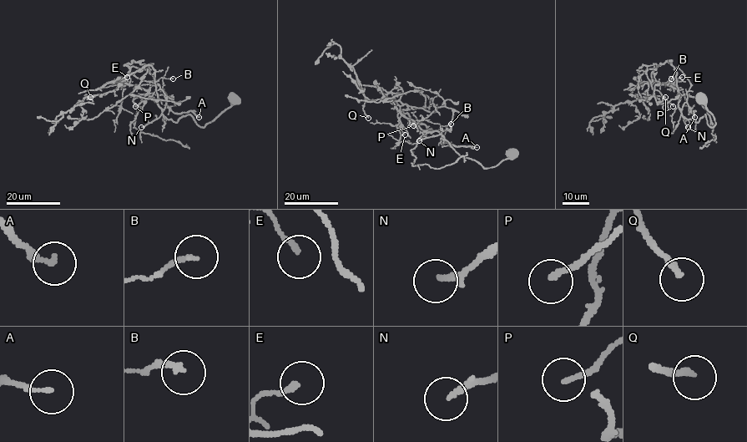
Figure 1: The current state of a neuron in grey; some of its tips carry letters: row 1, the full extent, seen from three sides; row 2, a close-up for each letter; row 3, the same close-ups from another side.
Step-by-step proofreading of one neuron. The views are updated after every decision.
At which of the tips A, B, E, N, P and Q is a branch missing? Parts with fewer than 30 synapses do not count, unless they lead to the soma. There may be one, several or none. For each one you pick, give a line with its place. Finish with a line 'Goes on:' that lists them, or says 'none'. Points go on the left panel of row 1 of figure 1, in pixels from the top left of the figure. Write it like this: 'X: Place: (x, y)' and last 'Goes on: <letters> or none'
P: Place: (135, 106)
Q: Place: (90, 97)
Goes on: P, Q

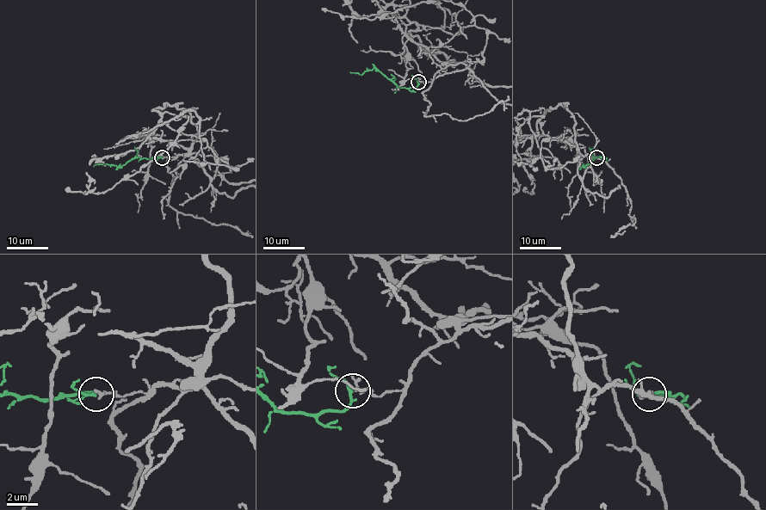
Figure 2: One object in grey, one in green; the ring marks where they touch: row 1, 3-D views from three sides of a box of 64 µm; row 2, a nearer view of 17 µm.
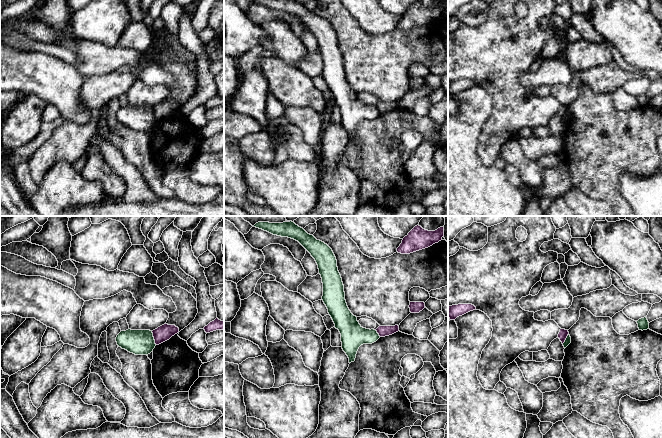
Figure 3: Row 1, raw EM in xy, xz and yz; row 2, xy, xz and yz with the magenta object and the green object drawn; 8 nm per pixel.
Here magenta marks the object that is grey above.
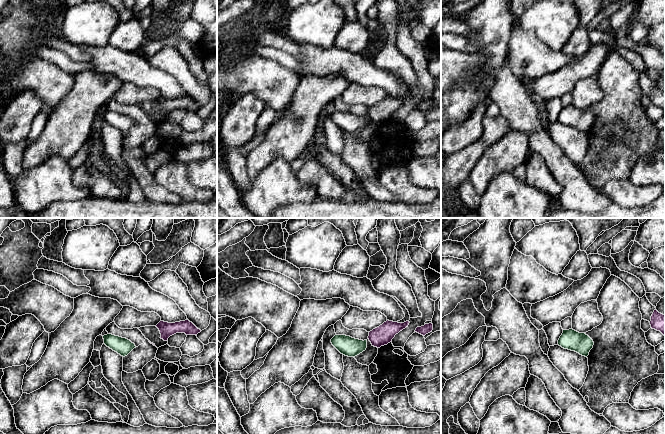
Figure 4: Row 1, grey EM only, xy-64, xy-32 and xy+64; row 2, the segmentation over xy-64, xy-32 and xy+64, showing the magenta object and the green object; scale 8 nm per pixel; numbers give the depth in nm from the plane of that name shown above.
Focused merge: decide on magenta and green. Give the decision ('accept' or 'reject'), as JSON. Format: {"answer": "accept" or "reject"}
{"answer": "reject"}

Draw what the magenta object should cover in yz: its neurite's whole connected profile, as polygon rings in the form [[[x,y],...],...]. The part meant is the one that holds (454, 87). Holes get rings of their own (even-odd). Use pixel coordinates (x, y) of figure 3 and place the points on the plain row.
[[[458,80],[449,82],[448,92],[450,96],[455,96],[457,93],[462,92],[470,87],[476,86],[472,80]]]

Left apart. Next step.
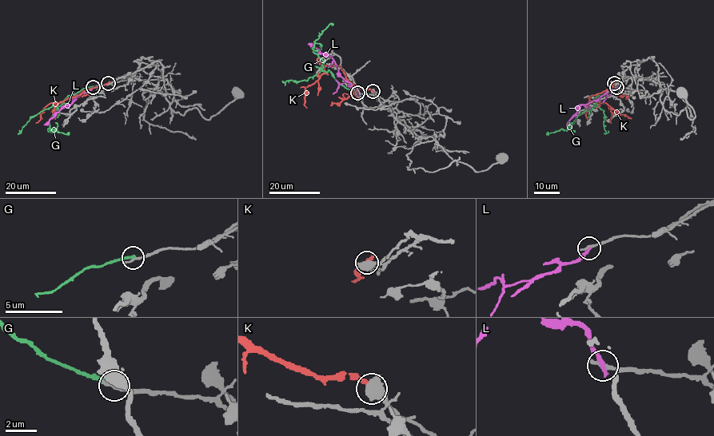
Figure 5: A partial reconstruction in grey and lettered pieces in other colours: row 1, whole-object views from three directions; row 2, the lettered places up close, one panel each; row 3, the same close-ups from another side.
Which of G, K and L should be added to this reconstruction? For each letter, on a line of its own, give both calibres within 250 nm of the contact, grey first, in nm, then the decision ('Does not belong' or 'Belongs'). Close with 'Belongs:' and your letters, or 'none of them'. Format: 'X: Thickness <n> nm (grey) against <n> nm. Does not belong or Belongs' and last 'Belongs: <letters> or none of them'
G: Thickness 260 nm (grey) against 260 nm. Does not belong
K: Thickness 800 nm (grey) against 340 nm. Does not belong
L: Thickness 260 nm (grey) against 320 nm. Does not belong
Belongs: none of them

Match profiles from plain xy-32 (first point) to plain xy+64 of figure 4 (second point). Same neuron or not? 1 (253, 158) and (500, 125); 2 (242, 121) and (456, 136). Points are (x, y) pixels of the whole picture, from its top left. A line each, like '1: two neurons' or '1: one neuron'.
1: two neurons
2: one neuron

